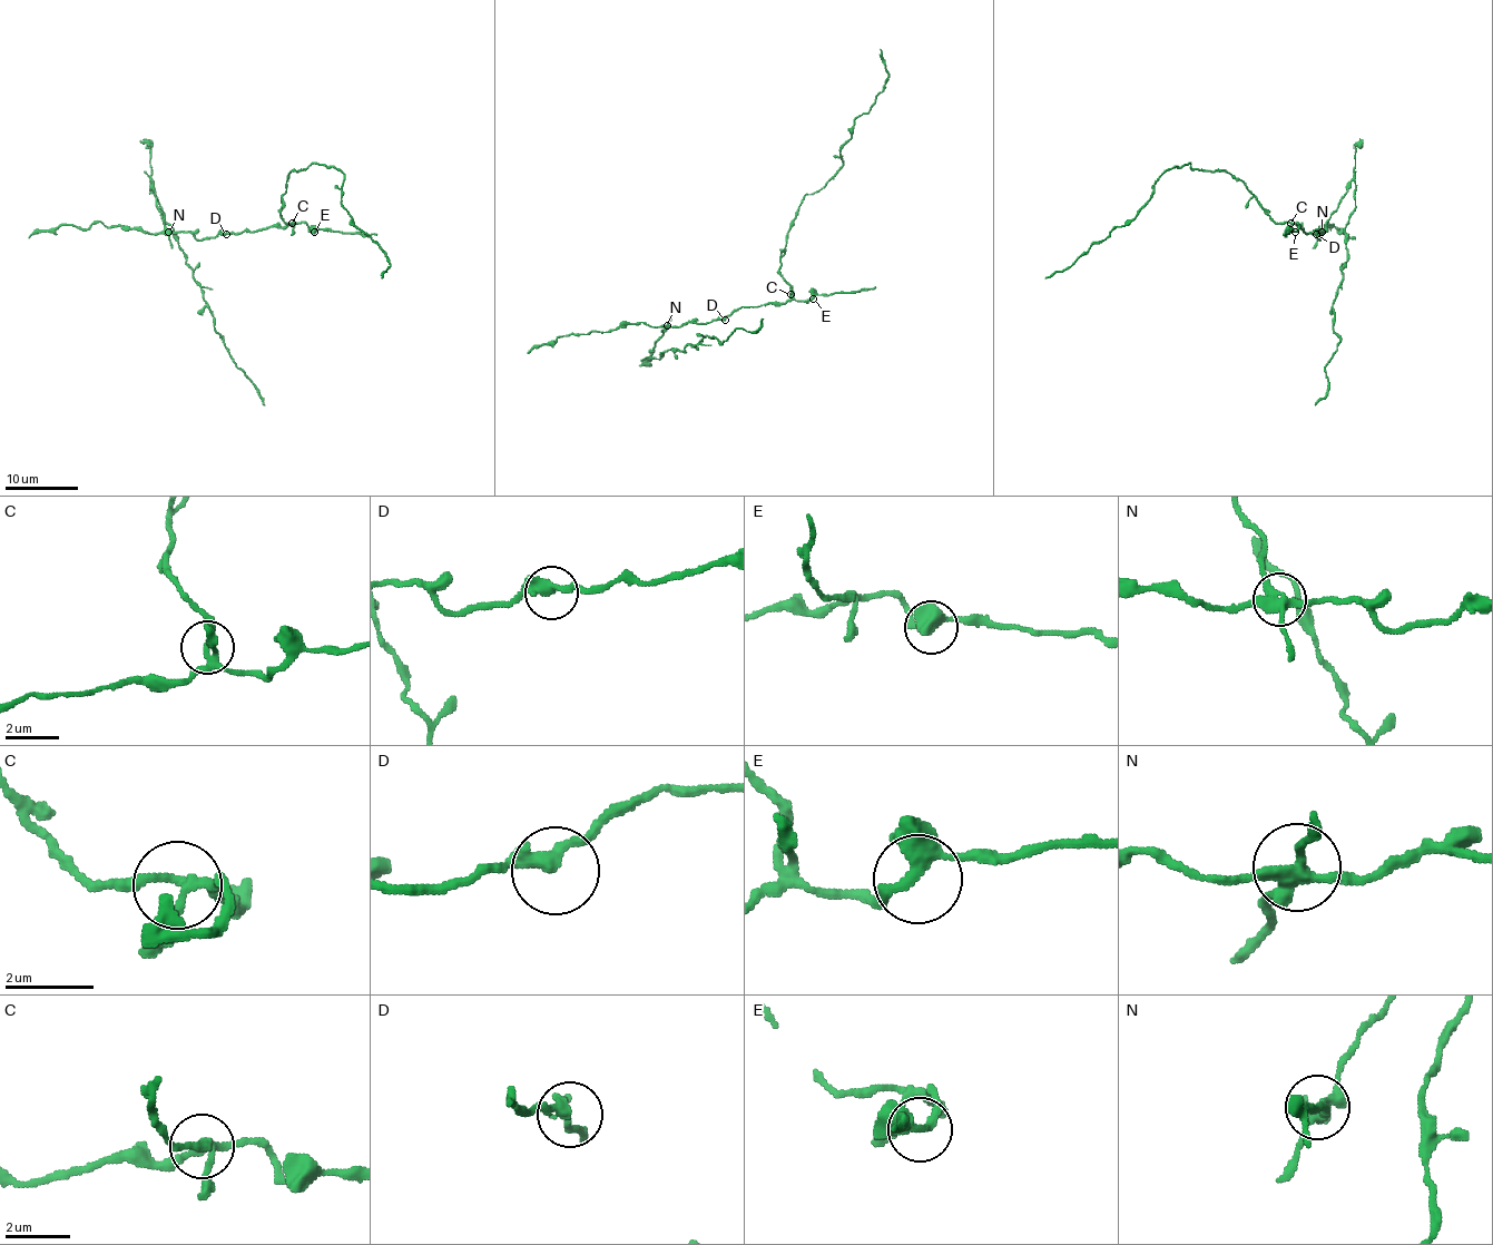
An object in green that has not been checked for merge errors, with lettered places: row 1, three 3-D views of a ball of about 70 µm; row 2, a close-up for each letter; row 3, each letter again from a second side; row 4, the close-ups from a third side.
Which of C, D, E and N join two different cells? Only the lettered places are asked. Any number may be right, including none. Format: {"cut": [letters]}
{"cut": ["N"]}

